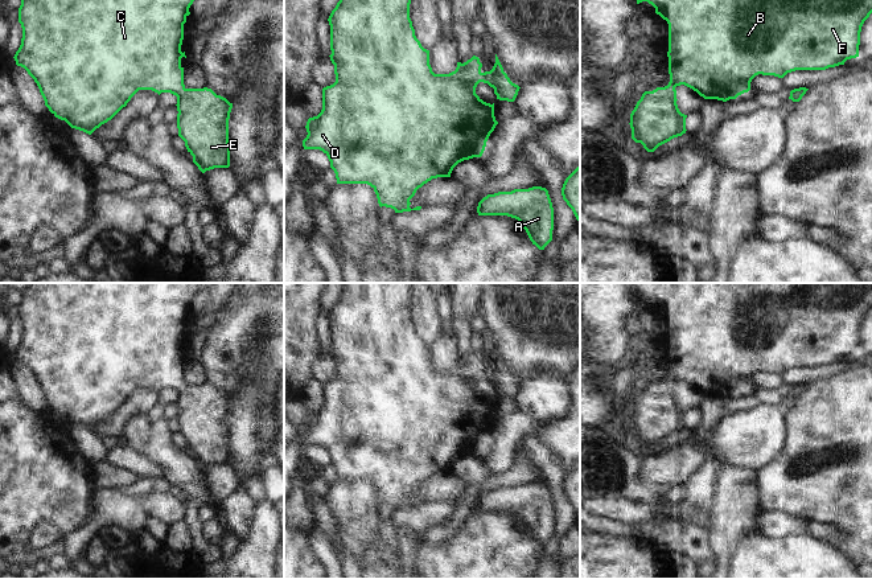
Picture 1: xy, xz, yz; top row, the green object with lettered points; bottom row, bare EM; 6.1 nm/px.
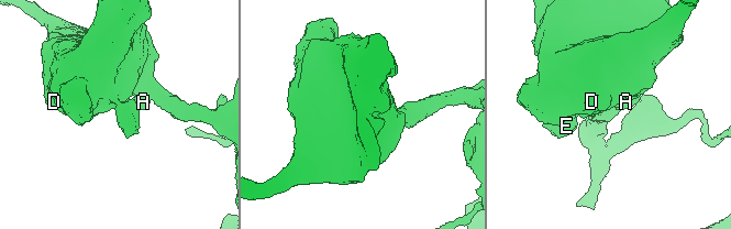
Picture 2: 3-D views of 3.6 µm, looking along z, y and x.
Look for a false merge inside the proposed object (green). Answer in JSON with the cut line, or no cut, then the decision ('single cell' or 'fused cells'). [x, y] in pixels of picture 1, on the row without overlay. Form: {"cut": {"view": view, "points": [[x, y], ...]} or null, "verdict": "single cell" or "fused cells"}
{"cut": null, "verdict": "single cell"}

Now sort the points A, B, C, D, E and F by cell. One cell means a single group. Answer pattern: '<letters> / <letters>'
A B C D E F

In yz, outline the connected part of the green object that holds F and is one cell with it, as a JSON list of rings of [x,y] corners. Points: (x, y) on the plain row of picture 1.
[[[628,283],[637,300],[647,297],[669,320],[669,370],[670,378],[665,383],[645,387],[630,410],[632,435],[641,439],[647,448],[654,448],[659,442],[686,430],[686,414],[676,401],[676,382],[684,381],[696,387],[704,395],[727,398],[750,386],[752,375],[758,371],[774,371],[783,374],[795,366],[826,366],[844,361],[847,356],[859,353],[860,328],[864,317],[872,309],[872,283]]]

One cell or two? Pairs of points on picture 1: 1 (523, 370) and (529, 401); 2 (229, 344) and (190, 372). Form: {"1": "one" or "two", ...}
{"1": "two", "2": "two"}

